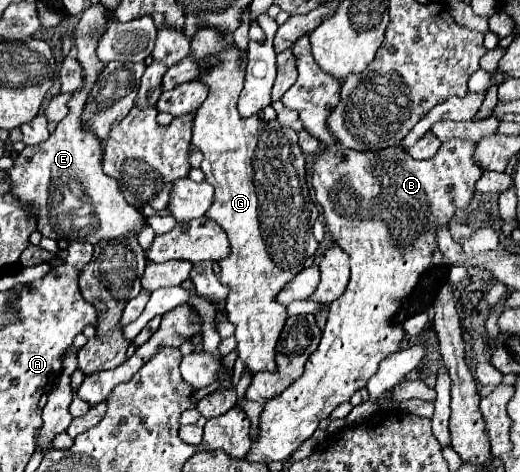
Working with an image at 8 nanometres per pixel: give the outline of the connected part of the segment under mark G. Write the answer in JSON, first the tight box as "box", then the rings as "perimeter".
{"box":[192,27,318,373],"perimeter":[[[200,27],[192,39],[192,57],[204,61],[214,57],[216,63],[200,71],[198,81],[202,81],[210,93],[206,101],[196,109],[192,123],[192,145],[198,147],[204,155],[200,169],[204,173],[204,181],[214,187],[214,203],[206,211],[206,217],[222,227],[230,241],[228,257],[220,259],[220,283],[230,289],[226,297],[226,313],[228,321],[236,325],[236,341],[238,341],[238,357],[244,361],[246,369],[252,373],[258,371],[276,371],[274,363],[274,347],[280,337],[280,331],[286,323],[286,307],[276,303],[278,291],[304,269],[304,263],[316,253],[318,243],[312,235],[312,225],[318,217],[318,207],[310,201],[308,185],[306,185],[306,159],[298,145],[298,135],[290,127],[274,121],[264,121],[258,115],[240,117],[236,109],[236,101],[240,97],[244,85],[244,69],[246,69],[246,53],[238,51],[224,33],[212,27]]]}

